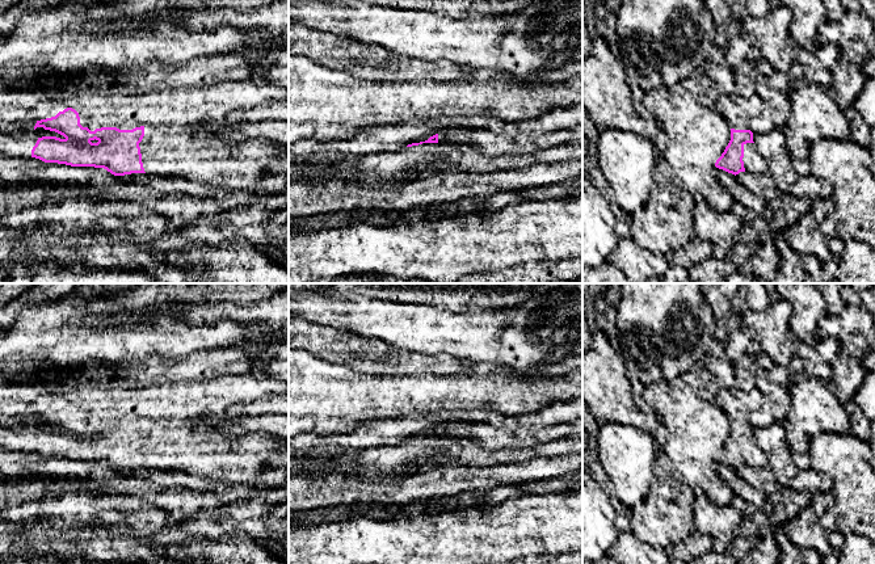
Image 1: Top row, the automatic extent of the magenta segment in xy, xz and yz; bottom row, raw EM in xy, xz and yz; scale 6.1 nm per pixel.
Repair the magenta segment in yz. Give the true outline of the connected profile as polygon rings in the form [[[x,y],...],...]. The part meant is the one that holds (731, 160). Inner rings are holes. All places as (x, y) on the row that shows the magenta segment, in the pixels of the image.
[[[756,93],[749,98],[741,94],[722,94],[716,97],[714,109],[727,121],[731,127],[731,140],[715,167],[732,174],[740,172],[767,173],[769,165],[757,151],[749,121],[758,117],[765,102]]]

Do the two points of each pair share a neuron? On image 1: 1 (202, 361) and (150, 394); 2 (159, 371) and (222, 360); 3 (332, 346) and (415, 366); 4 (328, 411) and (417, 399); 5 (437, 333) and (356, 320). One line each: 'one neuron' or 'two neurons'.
1: two neurons
2: one neuron
3: one neuron
4: one neuron
5: one neuron

